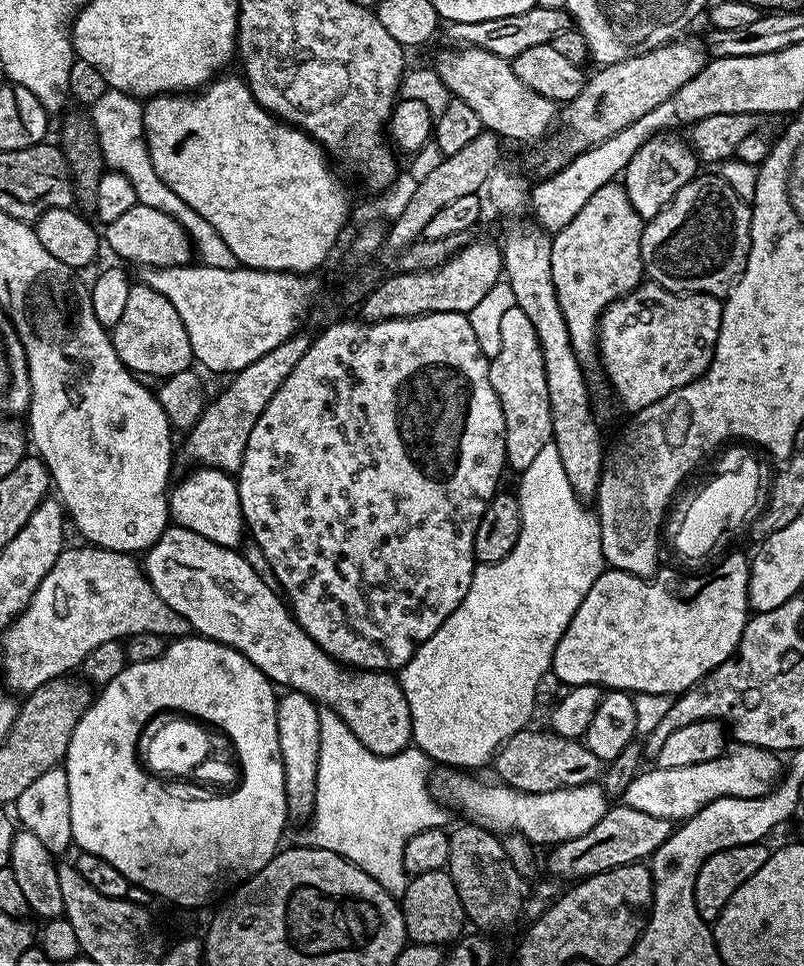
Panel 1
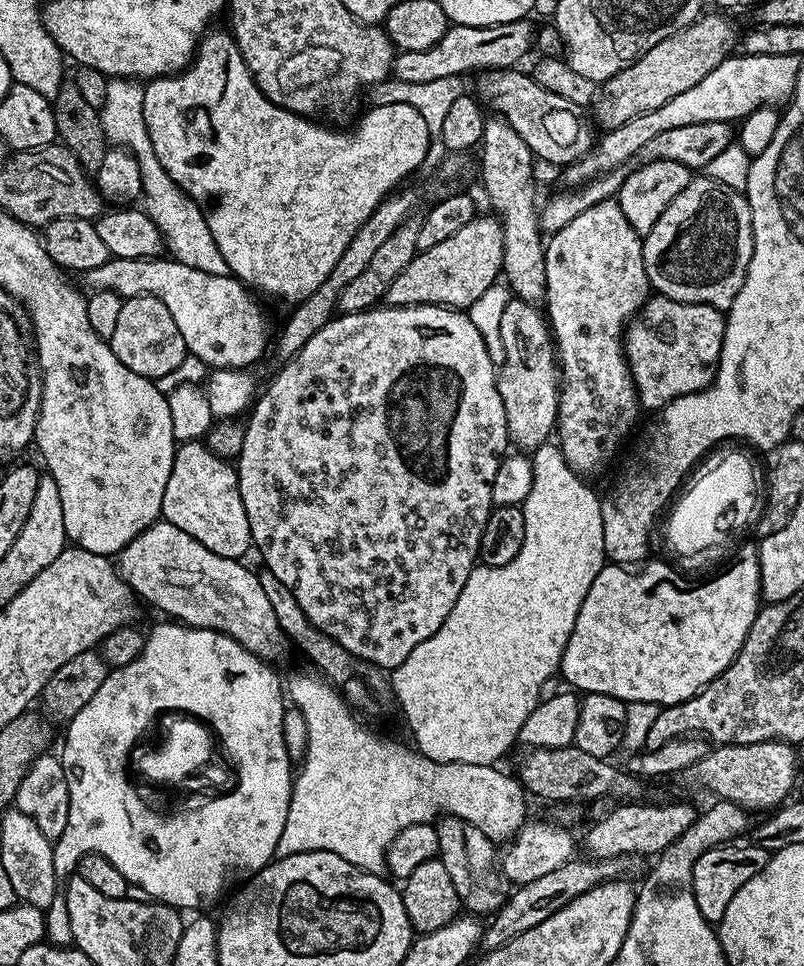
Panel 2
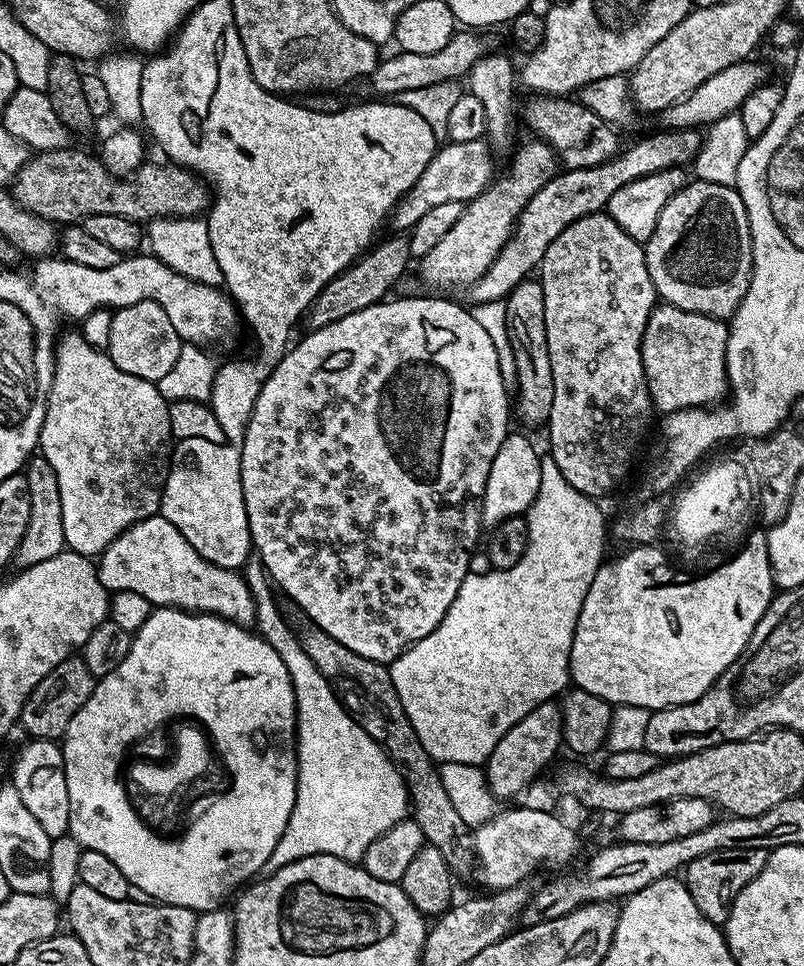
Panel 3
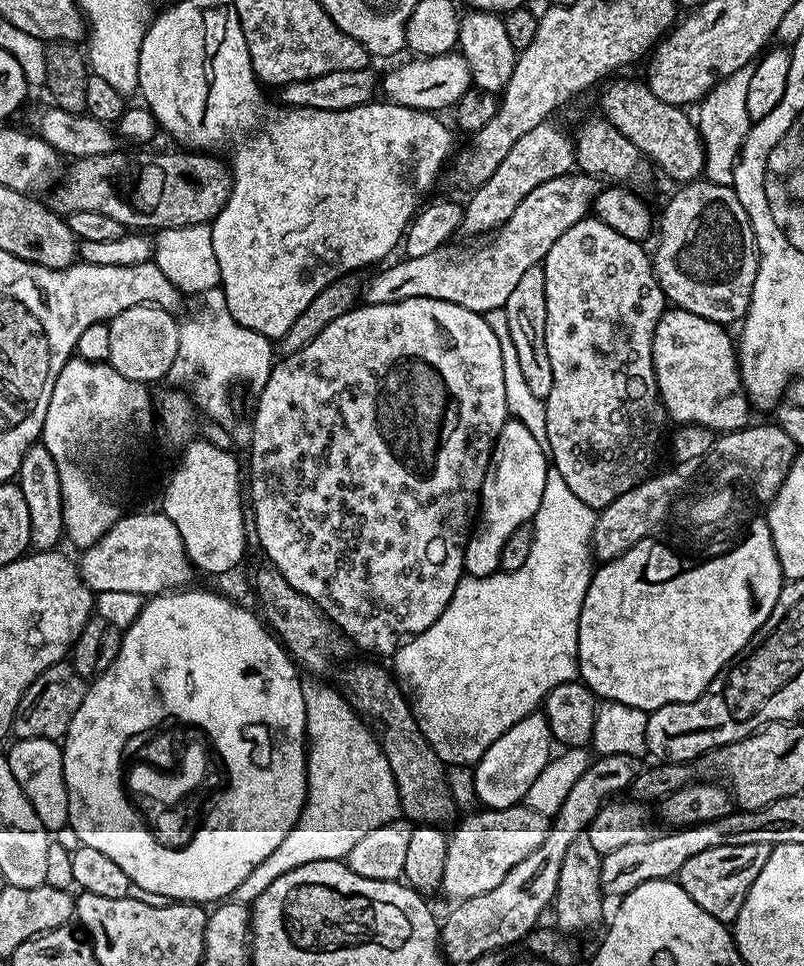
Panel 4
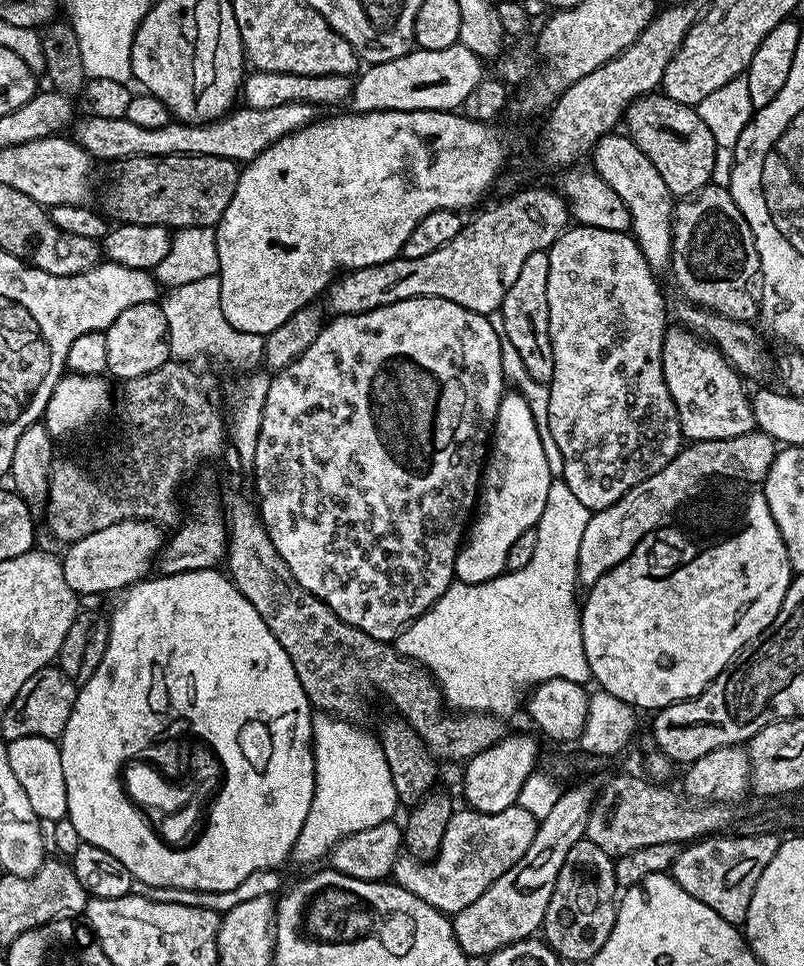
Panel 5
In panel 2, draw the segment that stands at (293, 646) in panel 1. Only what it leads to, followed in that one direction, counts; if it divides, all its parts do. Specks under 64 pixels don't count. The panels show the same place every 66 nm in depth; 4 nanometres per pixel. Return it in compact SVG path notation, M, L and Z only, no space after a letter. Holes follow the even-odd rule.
M163 518L156 521L155 524L146 529L142 534L138 534L138 538L134 538L134 542L127 544L124 549L118 554L118 571L122 579L127 582L128 587L132 589L133 593L141 601L144 600L148 604L157 604L162 611L165 612L165 617L175 618L179 623L188 625L189 628L212 628L216 632L224 632L230 638L234 638L246 650L250 650L262 660L269 662L275 661L275 656L280 656L284 652L284 644L286 645L286 637L278 624L278 618L274 616L274 609L270 606L269 600L266 598L266 590L262 590L262 582L259 575L255 571L251 572L247 568L246 563L240 560L231 560L219 554L214 554L213 551L208 550L206 546L198 542L197 538L192 538L186 531L180 530L178 526L174 526L170 521Z

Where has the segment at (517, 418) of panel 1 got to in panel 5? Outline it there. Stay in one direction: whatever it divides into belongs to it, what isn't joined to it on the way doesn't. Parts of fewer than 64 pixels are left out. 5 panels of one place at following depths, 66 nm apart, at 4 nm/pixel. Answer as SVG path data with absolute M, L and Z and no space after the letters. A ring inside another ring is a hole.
M547 252L530 254L514 286L506 290L506 298L499 310L505 318L506 337L522 358L522 363L533 379L551 381L554 374L554 350L550 342L550 310L546 306L546 278L550 278L550 262Z

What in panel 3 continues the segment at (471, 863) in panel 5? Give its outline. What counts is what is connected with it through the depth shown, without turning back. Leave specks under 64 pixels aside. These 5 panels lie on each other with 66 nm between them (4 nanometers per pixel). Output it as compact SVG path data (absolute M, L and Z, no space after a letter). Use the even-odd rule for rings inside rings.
M515 806L512 810L499 811L484 825L477 827L474 832L474 864L480 867L480 880L485 889L499 890L512 888L527 881L528 876L542 864L562 866L568 863L578 850L579 833L562 822L553 811L530 810L523 806Z

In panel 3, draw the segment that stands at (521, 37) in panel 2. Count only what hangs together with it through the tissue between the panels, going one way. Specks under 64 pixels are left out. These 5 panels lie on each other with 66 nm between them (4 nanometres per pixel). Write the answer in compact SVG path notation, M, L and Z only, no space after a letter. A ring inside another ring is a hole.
M472 30L457 31L455 36L438 50L438 54L410 54L397 51L396 56L388 56L377 63L376 69L369 76L359 81L358 87L364 92L389 92L395 94L406 90L419 90L422 87L442 83L444 80L464 78L471 73L475 64L486 54L483 35Z

